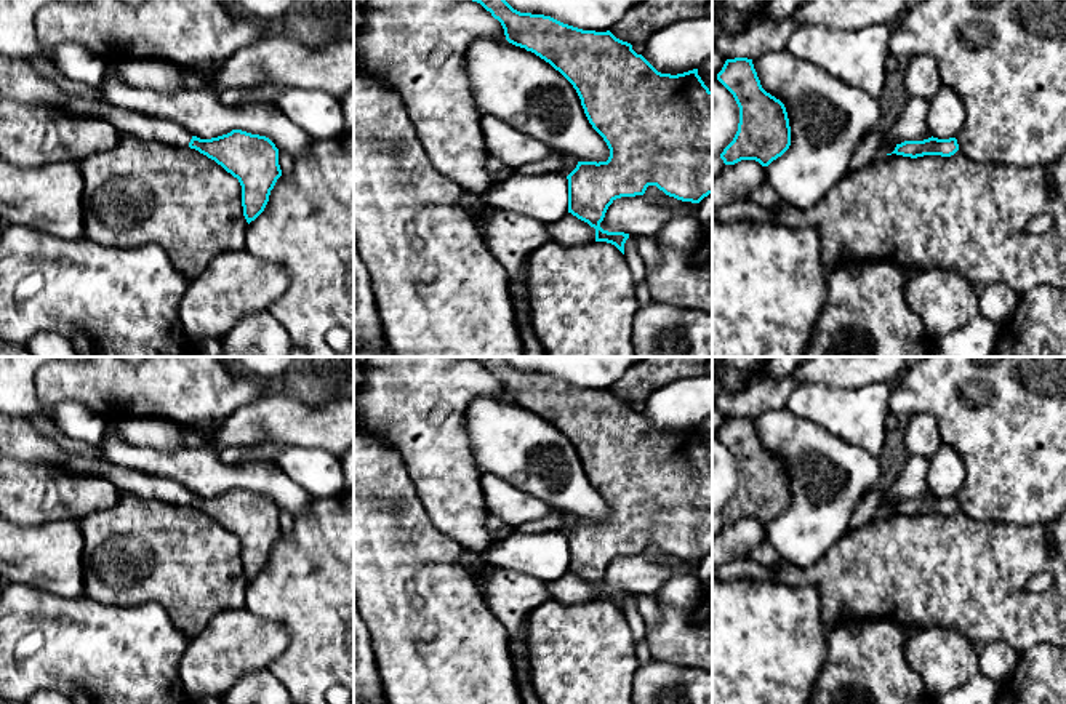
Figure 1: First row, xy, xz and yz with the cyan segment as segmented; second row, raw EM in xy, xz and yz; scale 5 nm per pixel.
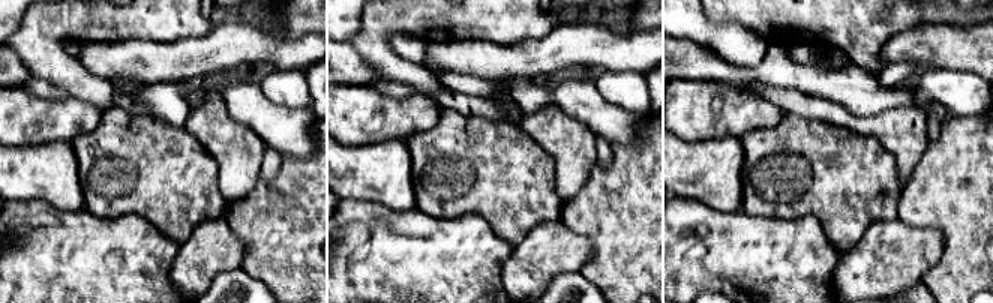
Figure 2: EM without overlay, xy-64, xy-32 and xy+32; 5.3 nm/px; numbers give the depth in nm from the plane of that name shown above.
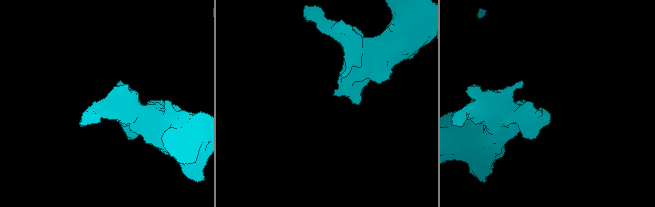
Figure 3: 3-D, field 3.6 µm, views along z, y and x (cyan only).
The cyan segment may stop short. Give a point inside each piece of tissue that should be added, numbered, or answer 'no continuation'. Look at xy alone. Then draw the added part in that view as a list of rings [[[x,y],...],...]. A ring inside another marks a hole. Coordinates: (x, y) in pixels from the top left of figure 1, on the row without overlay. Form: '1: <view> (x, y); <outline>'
1: xy (148, 487); [[[70,458],[58,462],[67,474],[93,474],[110,480],[120,493],[133,493],[142,499],[158,499],[176,506],[189,506],[192,491],[176,480],[157,475],[146,475],[138,470],[114,466],[107,461],[88,458]]]

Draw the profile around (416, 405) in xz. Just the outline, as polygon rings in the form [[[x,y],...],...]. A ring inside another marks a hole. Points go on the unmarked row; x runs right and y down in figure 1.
[[[368,357],[362,370],[363,386],[354,394],[354,426],[360,432],[379,437],[402,458],[432,525],[463,549],[480,554],[493,538],[485,526],[488,509],[482,474],[471,451],[466,411],[477,398],[507,400],[501,381],[480,362],[459,357]]]

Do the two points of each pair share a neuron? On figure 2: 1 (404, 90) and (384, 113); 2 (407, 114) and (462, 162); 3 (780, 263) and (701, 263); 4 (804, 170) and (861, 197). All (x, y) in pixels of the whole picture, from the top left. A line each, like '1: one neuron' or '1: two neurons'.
1: two neurons
2: two neurons
3: one neuron
4: one neuron

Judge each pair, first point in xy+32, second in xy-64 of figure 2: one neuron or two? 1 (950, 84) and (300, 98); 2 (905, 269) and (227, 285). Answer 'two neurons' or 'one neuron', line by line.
1: one neuron
2: two neurons

